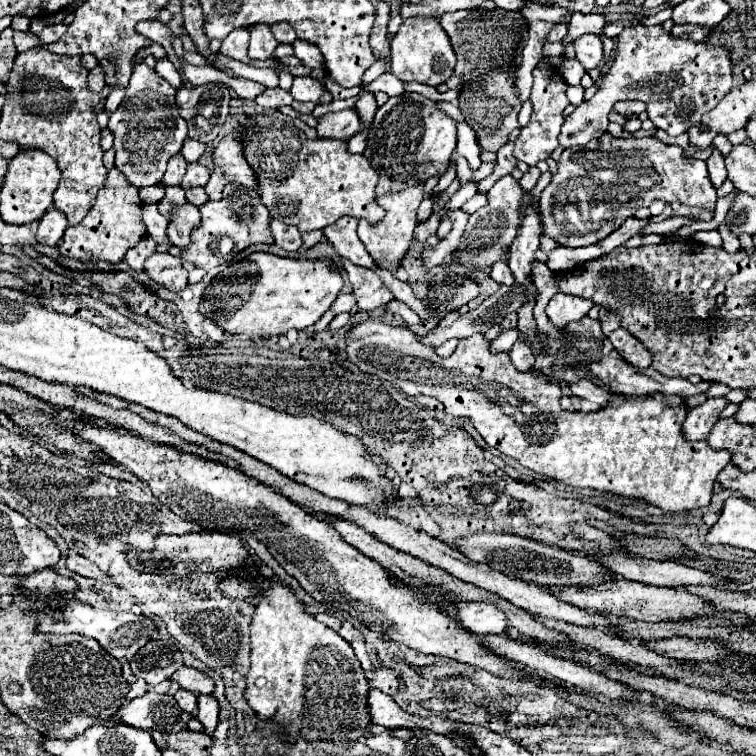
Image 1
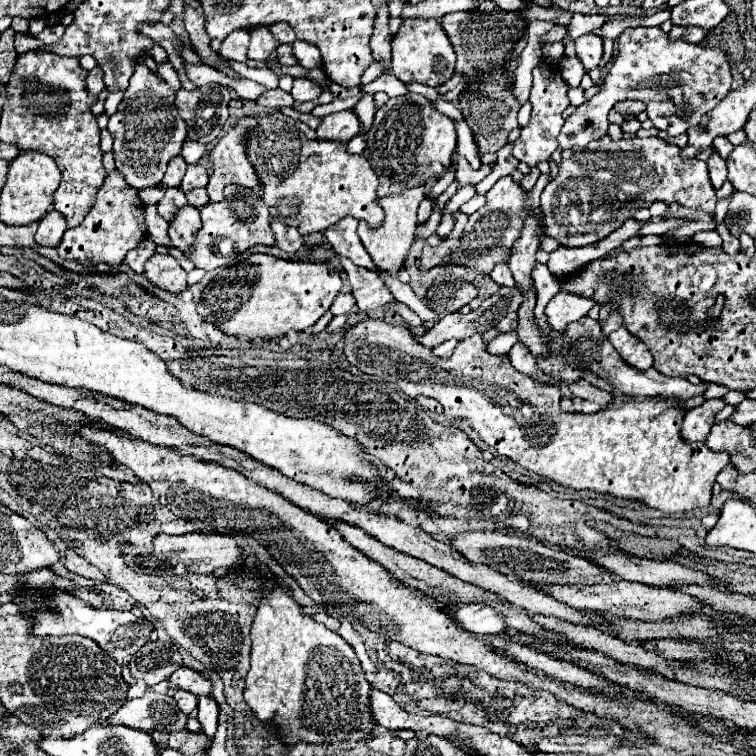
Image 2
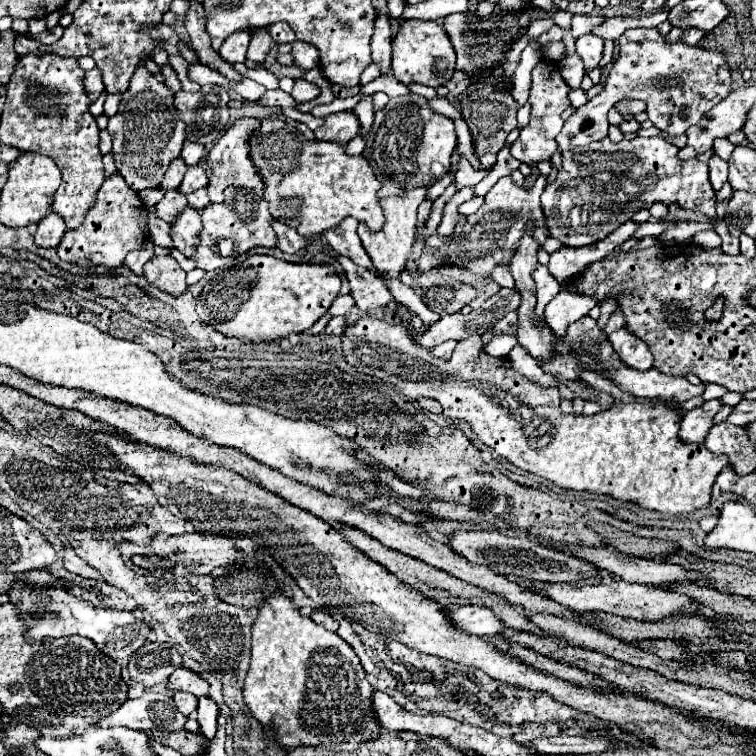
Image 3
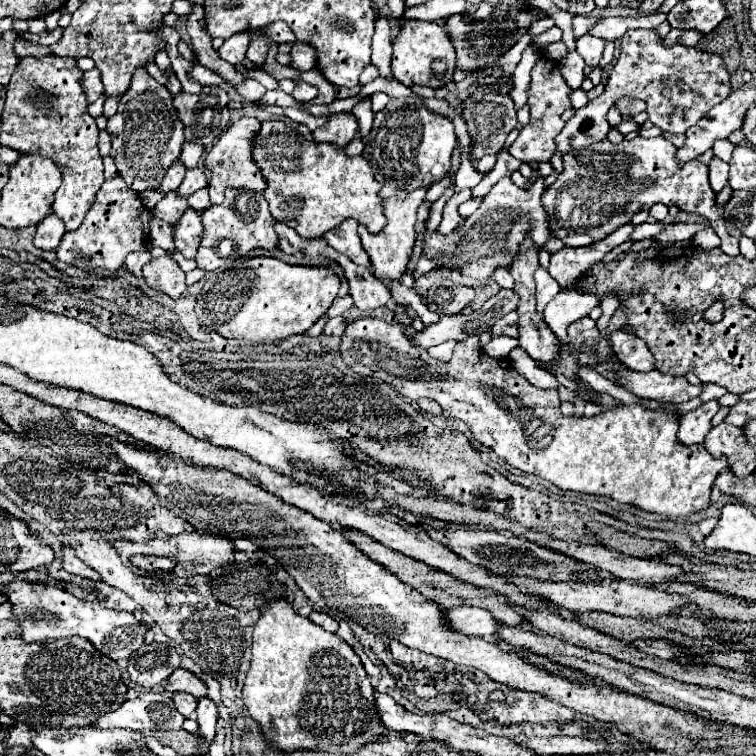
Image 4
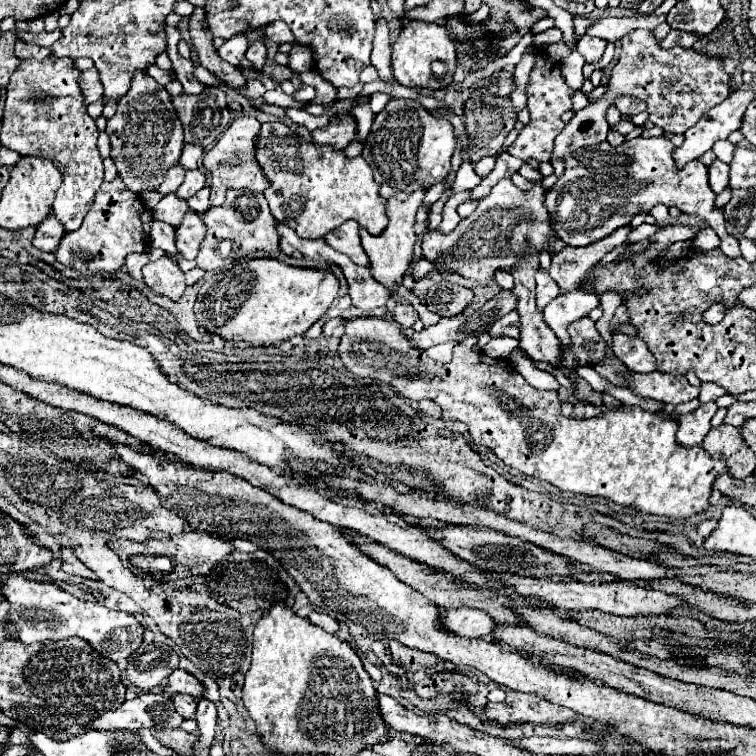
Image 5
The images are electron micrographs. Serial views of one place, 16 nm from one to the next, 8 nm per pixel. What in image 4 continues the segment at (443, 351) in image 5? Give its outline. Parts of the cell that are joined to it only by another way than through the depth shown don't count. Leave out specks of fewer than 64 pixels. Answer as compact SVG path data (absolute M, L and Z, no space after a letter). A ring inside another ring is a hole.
M450 340L450 342L444 342L444 344L440 344L440 346L430 348L428 352L430 352L432 356L436 356L436 360L450 360L454 346L456 346L456 342L454 342L454 340Z

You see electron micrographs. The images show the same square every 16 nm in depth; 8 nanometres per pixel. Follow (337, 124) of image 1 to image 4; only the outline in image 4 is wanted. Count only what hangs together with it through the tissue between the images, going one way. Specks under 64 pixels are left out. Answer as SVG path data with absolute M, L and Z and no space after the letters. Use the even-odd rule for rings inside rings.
M338 112L328 116L326 124L314 130L316 142L334 142L338 146L346 146L358 132L356 118L350 112Z

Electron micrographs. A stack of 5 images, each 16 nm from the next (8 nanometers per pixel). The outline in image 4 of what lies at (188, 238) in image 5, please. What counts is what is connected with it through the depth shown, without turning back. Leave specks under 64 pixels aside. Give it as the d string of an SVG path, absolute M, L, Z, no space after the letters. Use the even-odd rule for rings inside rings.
M188 208L182 214L182 218L178 220L178 224L172 226L172 236L176 240L176 248L186 258L194 258L196 248L200 244L200 234L202 234L202 220L200 220L200 214L192 208Z

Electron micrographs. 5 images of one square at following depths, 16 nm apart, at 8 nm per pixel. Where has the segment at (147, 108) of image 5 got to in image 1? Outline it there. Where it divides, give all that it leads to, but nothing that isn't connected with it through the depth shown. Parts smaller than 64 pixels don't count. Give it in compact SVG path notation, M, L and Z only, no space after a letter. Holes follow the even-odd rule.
M144 62L134 64L134 72L126 88L126 96L120 102L118 110L110 114L108 128L114 134L116 166L124 172L128 182L136 184L138 188L146 188L162 182L168 158L182 150L182 142L188 136L188 128L176 108L174 94L176 88L170 86L170 82L164 80L154 68L150 68Z

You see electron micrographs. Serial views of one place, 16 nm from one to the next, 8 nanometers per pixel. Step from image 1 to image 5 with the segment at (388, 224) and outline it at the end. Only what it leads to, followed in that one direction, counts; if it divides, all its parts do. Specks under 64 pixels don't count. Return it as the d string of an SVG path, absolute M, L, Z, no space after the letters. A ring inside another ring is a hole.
M420 188L412 194L408 194L406 200L398 198L388 198L386 200L386 216L388 216L388 226L382 230L382 234L372 236L364 226L360 226L360 238L362 238L362 248L366 250L372 266L372 276L380 280L386 288L392 288L394 282L400 282L402 276L408 272L408 262L412 260L412 250L416 242L416 232L414 232L414 222L416 222L416 210L422 204L426 190Z

